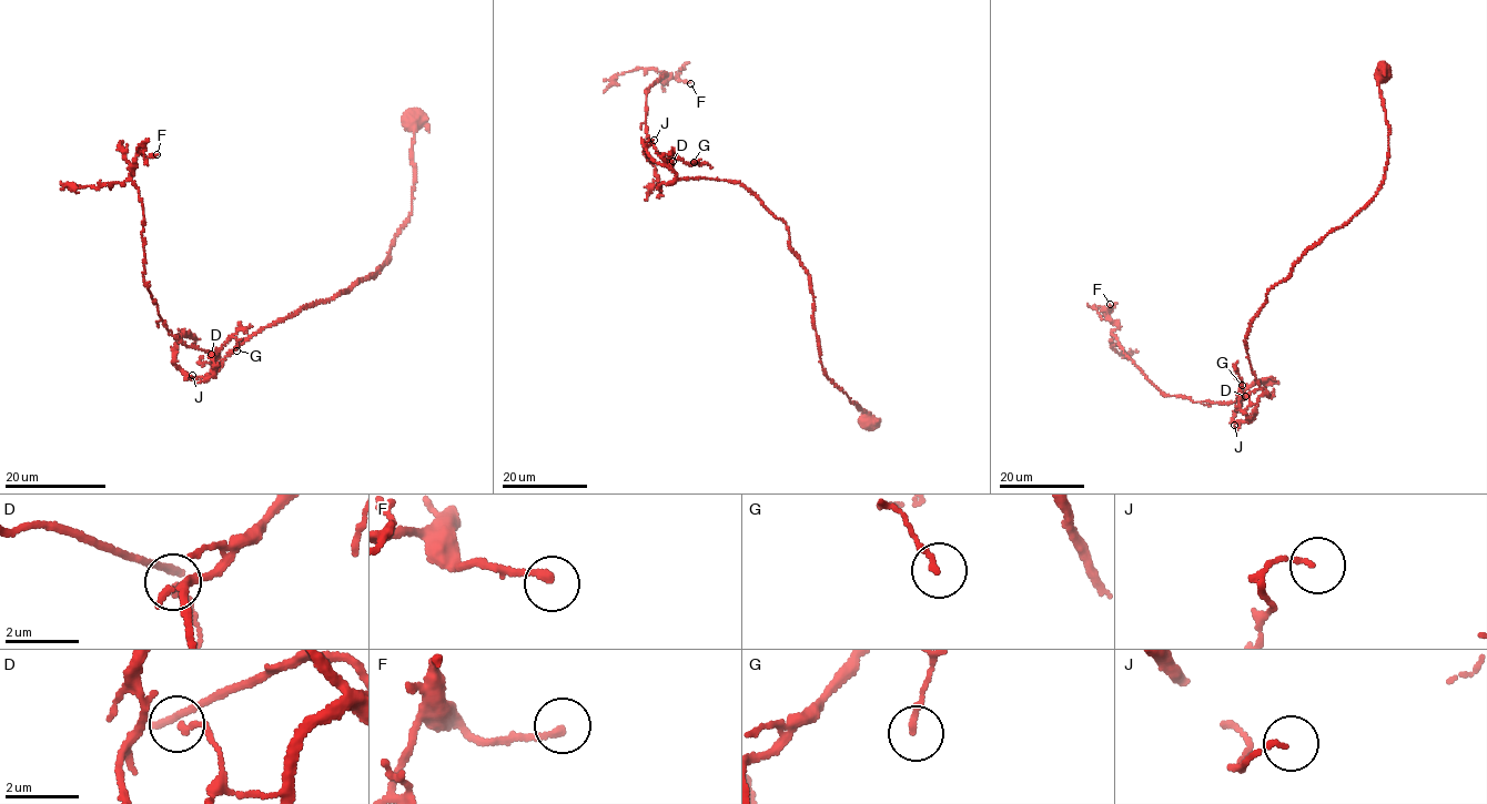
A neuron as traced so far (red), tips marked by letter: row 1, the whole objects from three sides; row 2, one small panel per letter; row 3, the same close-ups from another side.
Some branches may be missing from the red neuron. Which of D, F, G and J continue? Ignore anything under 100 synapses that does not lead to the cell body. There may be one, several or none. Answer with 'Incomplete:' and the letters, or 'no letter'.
Incomplete: no letter

